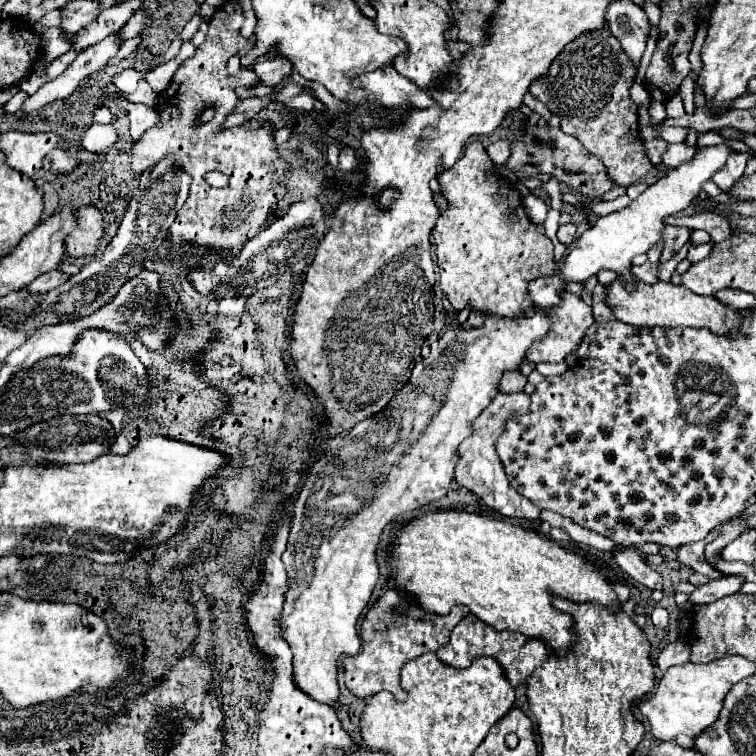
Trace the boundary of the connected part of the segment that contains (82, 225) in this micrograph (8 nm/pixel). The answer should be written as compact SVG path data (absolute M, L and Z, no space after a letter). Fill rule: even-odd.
M92 205L80 207L78 209L78 227L70 233L70 239L66 241L68 257L80 259L80 257L96 255L102 235L104 235L102 213Z

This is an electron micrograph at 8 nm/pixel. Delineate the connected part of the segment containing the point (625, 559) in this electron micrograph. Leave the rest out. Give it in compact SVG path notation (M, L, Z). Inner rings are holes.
M636 547L616 549L614 559L622 567L622 571L626 571L634 581L642 583L648 589L662 589L662 577L652 567L646 565Z

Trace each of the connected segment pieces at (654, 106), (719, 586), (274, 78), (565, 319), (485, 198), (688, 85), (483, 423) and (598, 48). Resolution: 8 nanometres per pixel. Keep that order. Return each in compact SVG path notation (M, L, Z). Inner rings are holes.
M651 101L649 113L654 123L661 123L666 119L666 108L663 101Z
M740 575L714 579L714 581L698 587L690 595L690 605L706 605L706 603L712 603L712 601L718 601L722 597L737 593L742 587L742 583L744 583L744 577L740 577Z
M274 57L270 61L262 61L256 65L256 73L260 75L262 85L278 85L284 83L294 71L294 65L286 57Z
M574 293L566 295L562 307L554 311L554 327L550 337L542 339L542 343L534 343L534 347L530 347L530 355L526 355L526 361L534 365L542 361L566 361L566 357L578 349L592 323L592 309Z
M479 140L469 143L465 155L450 169L440 169L442 195L450 201L448 211L442 211L434 225L436 259L440 267L440 289L448 295L456 311L470 303L486 315L520 315L526 307L526 287L536 275L550 275L554 269L554 245L546 237L542 225L534 225L524 213L522 197L514 185L496 181L494 163Z
M694 72L690 73L684 78L680 87L679 94L683 99L684 109L686 114L693 114L695 111L694 103Z
M498 393L494 397L494 403L490 403L490 407L486 411L482 411L482 415L474 421L474 429L476 433L466 439L466 443L462 443L462 447L458 451L462 451L462 461L458 461L456 467L456 481L466 487L468 491L476 493L490 509L498 511L500 515L506 517L524 517L524 519L540 519L542 509L536 507L532 501L528 501L526 497L518 495L510 483L508 477L504 473L504 465L496 453L496 441L498 437L506 431L506 423L510 417L514 415L526 415L530 411L530 397L526 393Z
M604 27L602 31L590 31L574 39L574 43L568 43L550 65L546 77L530 87L534 99L542 101L552 113L558 113L562 131L574 135L606 165L616 185L624 187L654 171L644 141L640 139L638 107L628 93L634 75L636 67L626 59L618 39L614 39L608 27Z

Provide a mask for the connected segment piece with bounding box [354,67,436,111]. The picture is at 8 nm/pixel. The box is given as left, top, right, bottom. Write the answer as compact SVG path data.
M394 67L372 71L370 75L358 75L354 87L364 87L368 101L380 101L390 109L428 109L434 107L434 99L402 77Z

